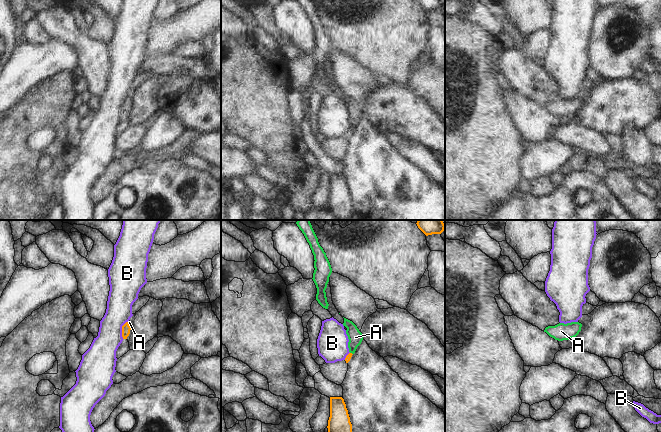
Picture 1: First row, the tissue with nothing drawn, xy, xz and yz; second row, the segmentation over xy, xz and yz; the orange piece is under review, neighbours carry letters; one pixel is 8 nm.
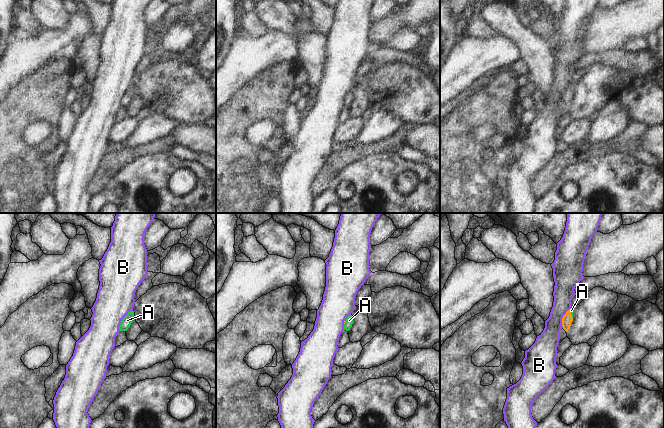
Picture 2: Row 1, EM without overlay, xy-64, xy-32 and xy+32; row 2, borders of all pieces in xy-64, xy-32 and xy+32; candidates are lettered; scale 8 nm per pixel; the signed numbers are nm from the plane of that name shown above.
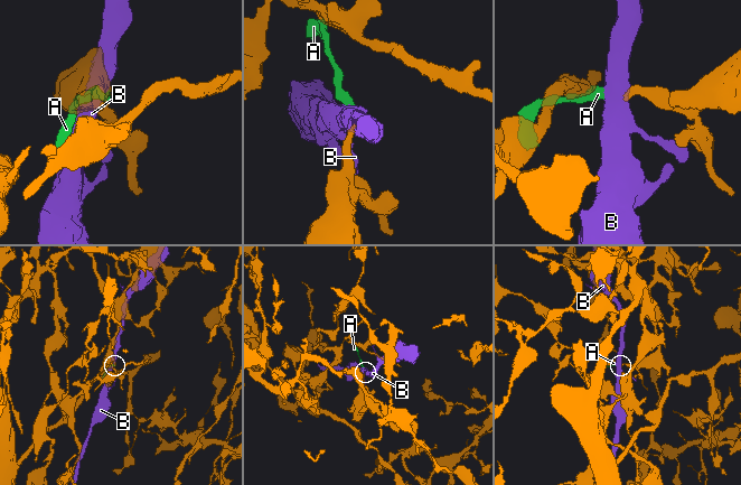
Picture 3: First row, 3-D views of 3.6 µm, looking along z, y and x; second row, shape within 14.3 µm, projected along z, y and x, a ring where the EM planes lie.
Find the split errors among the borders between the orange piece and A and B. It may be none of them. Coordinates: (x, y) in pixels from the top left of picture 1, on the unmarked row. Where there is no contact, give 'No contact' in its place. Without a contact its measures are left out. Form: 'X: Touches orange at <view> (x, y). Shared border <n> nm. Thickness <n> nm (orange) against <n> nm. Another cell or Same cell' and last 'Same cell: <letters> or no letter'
A: Touches orange at xy (128, 101). Shared border 50 nm. Thickness 70 nm (orange) against 20 nm. Same cell
B: Touches orange at xy (122, 106). Shared border 150 nm. Thickness 70 nm (orange) against 220 nm. Another cell
Same cell: A.

